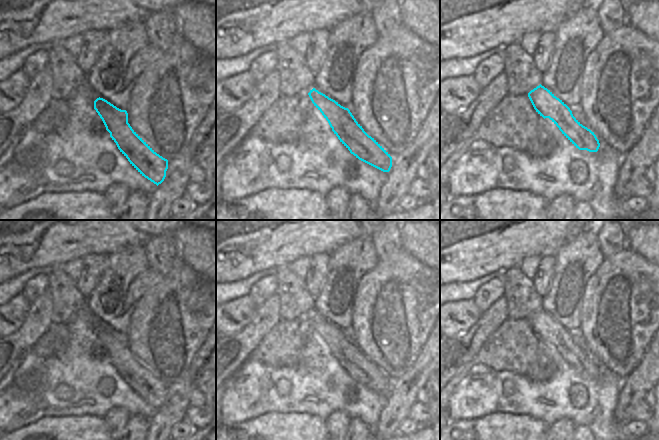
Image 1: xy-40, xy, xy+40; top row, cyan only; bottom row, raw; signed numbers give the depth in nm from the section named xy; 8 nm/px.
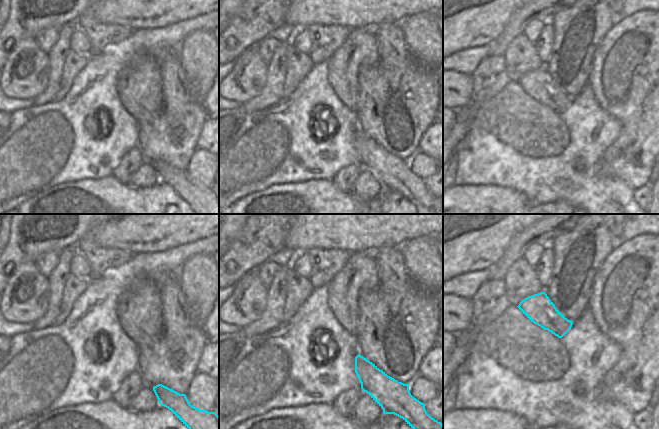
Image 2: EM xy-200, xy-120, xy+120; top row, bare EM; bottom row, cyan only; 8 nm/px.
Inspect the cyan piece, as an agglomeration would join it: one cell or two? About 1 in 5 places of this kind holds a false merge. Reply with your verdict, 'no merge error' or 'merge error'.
no merge error

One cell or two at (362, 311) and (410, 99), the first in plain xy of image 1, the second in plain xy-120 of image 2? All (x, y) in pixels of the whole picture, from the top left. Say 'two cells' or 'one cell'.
one cell

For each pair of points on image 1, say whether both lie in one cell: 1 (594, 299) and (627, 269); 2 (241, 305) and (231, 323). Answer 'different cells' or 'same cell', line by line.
1: same cell
2: same cell

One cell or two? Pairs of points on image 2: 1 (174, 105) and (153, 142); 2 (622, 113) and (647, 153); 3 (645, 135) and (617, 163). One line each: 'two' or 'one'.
1: two
2: two
3: one

